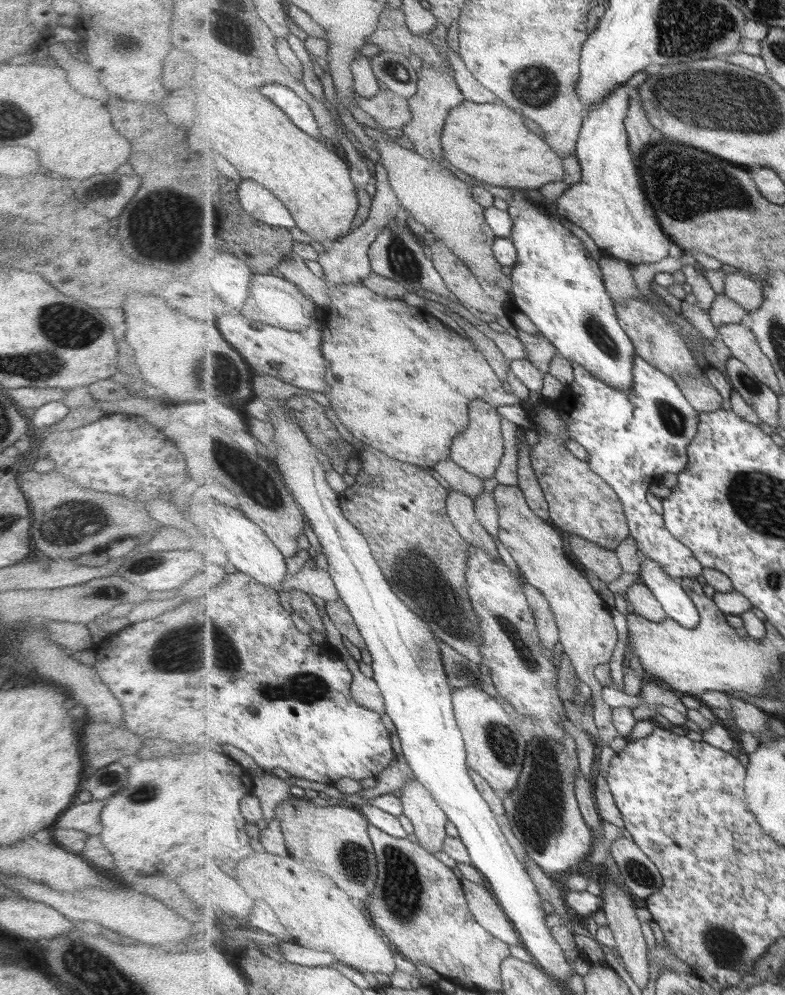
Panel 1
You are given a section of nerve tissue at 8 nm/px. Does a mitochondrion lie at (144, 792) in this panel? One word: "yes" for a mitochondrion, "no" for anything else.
yes

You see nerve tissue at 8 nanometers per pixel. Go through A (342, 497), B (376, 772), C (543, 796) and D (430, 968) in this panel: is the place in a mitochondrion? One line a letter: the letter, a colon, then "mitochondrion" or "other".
A: other
B: other
C: mitochondrion
D: other

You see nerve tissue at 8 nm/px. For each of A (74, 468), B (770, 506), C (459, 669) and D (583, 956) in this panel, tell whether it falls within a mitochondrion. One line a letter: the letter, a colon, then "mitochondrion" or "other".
A: other
B: mitochondrion
C: mitochondrion
D: other

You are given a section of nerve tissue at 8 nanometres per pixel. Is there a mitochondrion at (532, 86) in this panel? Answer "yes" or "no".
yes

